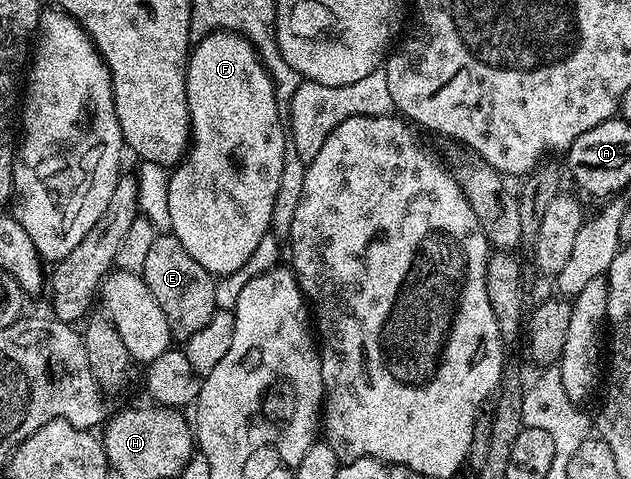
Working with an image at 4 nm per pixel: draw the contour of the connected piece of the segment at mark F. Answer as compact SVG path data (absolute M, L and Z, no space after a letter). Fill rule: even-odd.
M211 32L209 36L195 41L188 58L188 79L184 81L184 89L190 110L192 138L184 159L171 169L169 175L169 210L172 223L170 232L171 235L178 238L178 242L182 242L182 246L186 246L186 254L190 254L190 258L194 258L194 262L198 262L198 266L202 266L216 278L229 276L234 274L234 270L246 266L246 260L250 258L250 254L254 254L258 242L262 242L262 238L269 235L271 228L268 227L272 224L272 211L276 208L276 195L279 194L280 183L284 180L284 151L289 151L290 148L289 141L286 139L286 124L282 119L282 110L276 101L276 87L271 74L260 63L260 54L254 45L236 32Z

